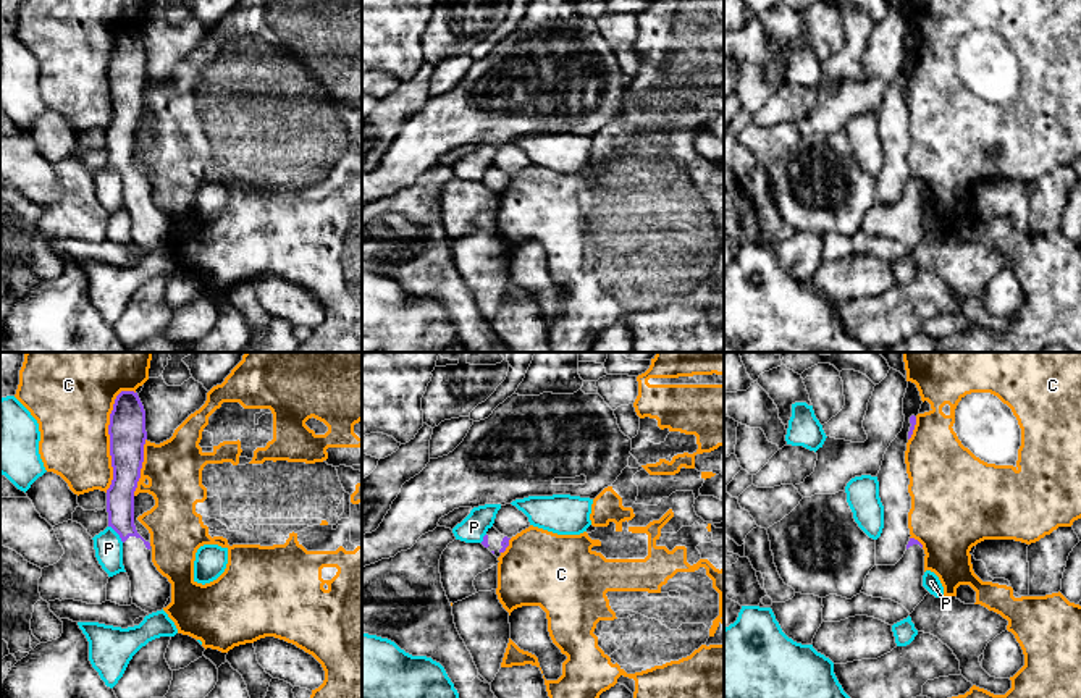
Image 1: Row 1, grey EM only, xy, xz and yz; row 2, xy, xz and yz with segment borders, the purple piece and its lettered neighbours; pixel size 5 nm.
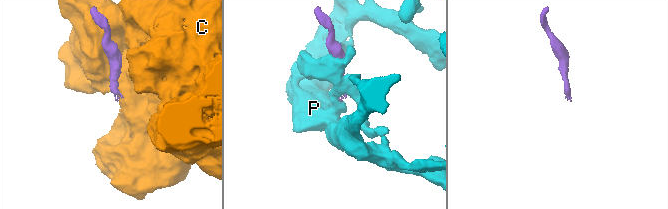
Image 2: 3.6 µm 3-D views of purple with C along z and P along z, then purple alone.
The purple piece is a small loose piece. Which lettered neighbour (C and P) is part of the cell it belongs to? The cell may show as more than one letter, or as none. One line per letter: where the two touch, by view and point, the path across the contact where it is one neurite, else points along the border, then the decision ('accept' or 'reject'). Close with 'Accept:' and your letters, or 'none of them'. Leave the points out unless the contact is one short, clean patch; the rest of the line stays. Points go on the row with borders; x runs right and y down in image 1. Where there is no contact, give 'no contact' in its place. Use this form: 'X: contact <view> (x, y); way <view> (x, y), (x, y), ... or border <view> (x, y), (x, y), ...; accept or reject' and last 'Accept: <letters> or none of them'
C: contact xy (110, 437); reject
P: contact xy (117, 532); border xy (109, 525), (123, 542); reject
Accept: none of them

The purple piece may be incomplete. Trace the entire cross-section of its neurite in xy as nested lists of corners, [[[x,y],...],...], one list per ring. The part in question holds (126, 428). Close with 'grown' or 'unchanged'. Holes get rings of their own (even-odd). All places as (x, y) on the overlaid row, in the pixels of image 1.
[[[121,391],[110,414],[113,480],[107,490],[108,527],[123,541],[123,566],[131,582],[132,604],[152,614],[171,596],[171,583],[152,562],[150,543],[134,525],[134,491],[144,462],[145,410],[134,391]]]; grown

